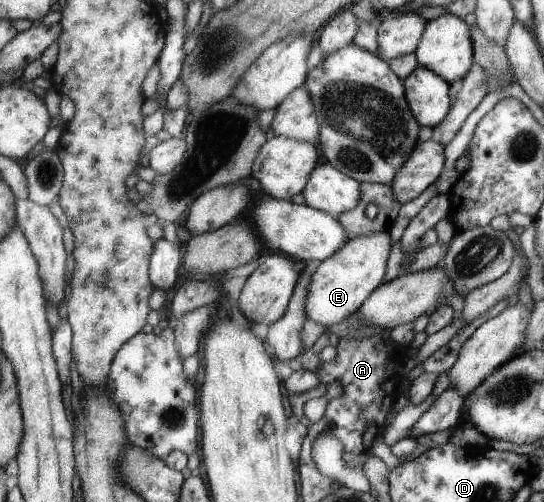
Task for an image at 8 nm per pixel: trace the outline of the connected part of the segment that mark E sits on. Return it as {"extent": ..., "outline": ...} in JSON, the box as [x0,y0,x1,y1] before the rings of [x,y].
{"extent":[307,230,393,326],"outline":[[[381,230],[364,236],[351,236],[333,256],[316,264],[307,298],[307,315],[321,325],[330,326],[349,318],[366,303],[370,295],[385,281],[387,261],[393,239],[389,230]]]}

